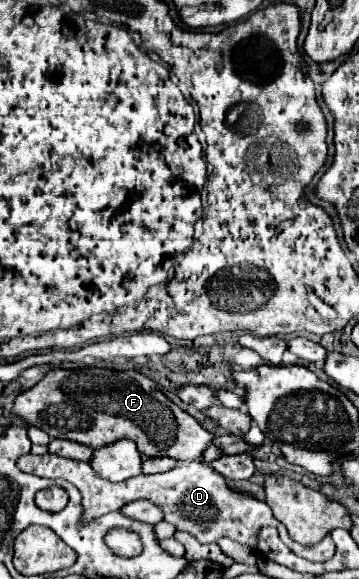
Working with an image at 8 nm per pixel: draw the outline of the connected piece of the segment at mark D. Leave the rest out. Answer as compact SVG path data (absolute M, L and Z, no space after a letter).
M24 454L18 458L18 468L22 472L30 472L34 476L42 476L42 478L62 478L72 482L84 500L84 510L86 510L86 518L94 518L100 514L108 514L118 510L120 506L134 502L134 500L152 500L154 504L160 506L160 510L164 512L164 520L174 524L176 530L188 532L192 534L198 542L202 544L210 544L210 542L218 542L220 538L230 538L234 542L240 542L244 546L248 546L250 550L256 552L256 534L260 532L262 526L274 526L280 532L282 542L300 558L306 558L310 562L324 562L328 560L328 538L324 538L320 544L316 546L300 546L296 542L290 540L284 524L280 524L274 516L272 510L266 502L254 498L252 494L234 490L228 486L224 476L218 476L218 472L206 464L202 460L202 456L198 460L192 462L182 462L176 468L162 472L162 474L140 474L136 478L128 478L124 482L110 482L110 480L102 480L98 476L94 476L92 468L86 462L78 462L78 460L68 460L62 456L54 456L54 454L44 454L44 456L34 456L34 454Z

